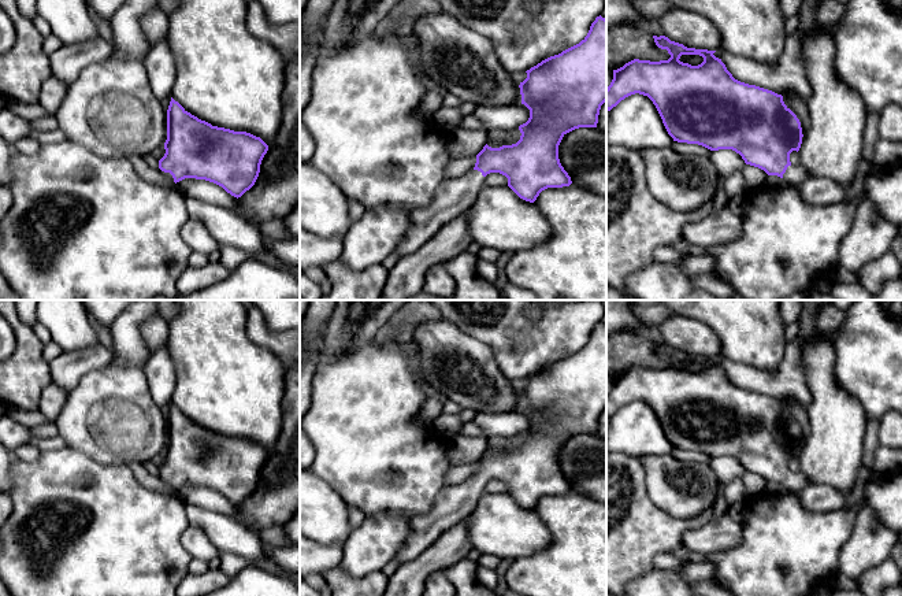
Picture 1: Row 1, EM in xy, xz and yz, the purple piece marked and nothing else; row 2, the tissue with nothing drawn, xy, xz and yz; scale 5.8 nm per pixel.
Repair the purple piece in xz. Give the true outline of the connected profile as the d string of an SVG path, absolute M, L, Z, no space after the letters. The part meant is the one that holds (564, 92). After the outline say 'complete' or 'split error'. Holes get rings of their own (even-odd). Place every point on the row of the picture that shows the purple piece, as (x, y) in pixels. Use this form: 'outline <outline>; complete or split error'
outline M601 15L591 23L587 36L576 45L550 56L526 71L527 78L520 82L521 104L530 110L530 118L519 126L520 140L512 145L491 148L487 144L476 155L475 167L467 174L446 179L435 192L433 200L424 207L411 212L409 225L398 243L396 252L400 258L416 253L445 225L452 222L471 207L475 197L485 186L485 177L500 173L508 178L508 186L523 200L534 203L539 193L547 188L563 188L572 184L558 159L558 145L563 137L579 127L597 127L601 105L606 101L606 19Z; split error

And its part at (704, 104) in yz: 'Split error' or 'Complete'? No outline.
Split error

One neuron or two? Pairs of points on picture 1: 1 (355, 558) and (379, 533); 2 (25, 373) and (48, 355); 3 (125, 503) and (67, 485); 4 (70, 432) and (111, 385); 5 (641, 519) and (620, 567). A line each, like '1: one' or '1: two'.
1: one
2: two
3: one
4: one
5: one

